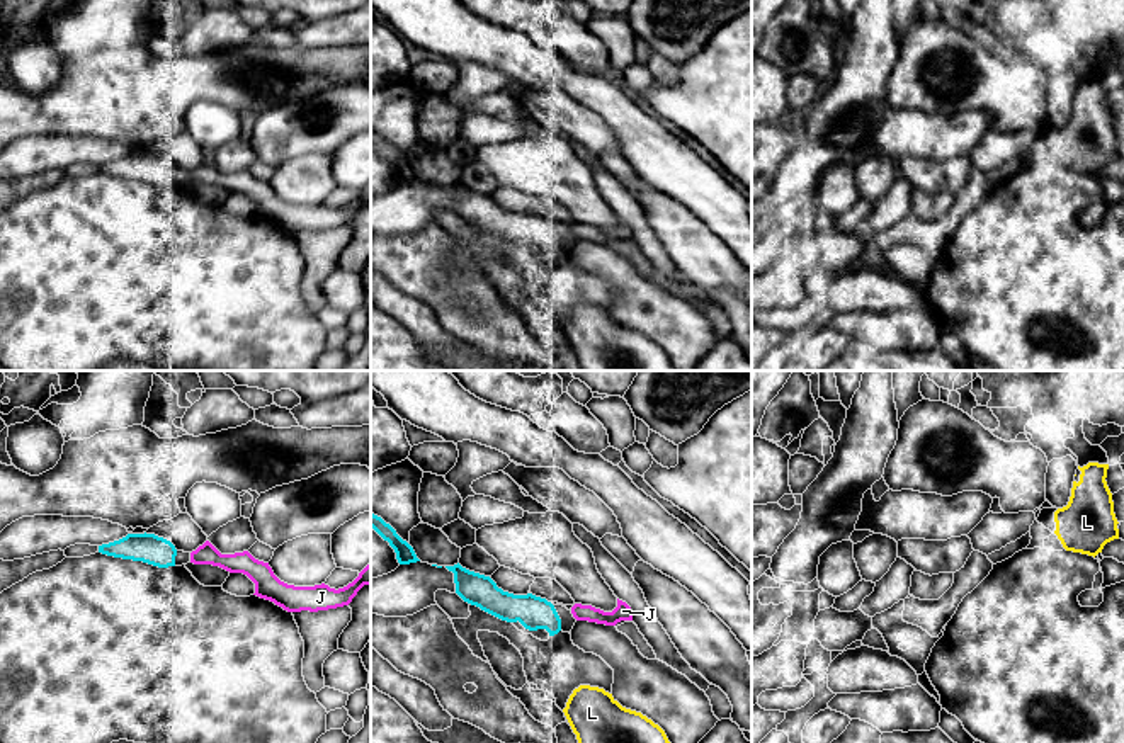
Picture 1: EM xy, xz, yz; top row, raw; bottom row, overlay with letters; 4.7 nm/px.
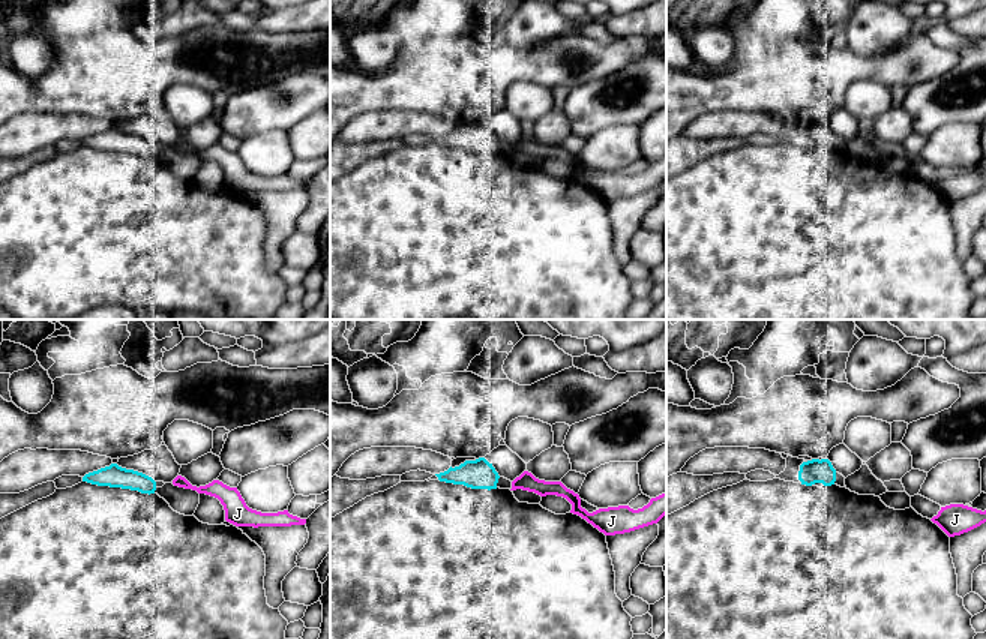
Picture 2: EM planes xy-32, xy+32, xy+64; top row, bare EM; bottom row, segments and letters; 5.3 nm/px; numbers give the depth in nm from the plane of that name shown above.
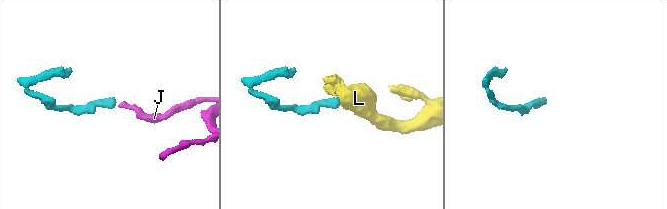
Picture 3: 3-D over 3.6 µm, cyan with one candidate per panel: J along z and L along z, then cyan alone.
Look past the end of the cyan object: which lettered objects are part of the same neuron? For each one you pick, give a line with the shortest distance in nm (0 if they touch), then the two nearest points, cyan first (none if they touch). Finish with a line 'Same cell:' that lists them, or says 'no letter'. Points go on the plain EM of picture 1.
L: 280 nm | xz (553, 254), (580, 305)
Same cell: L

